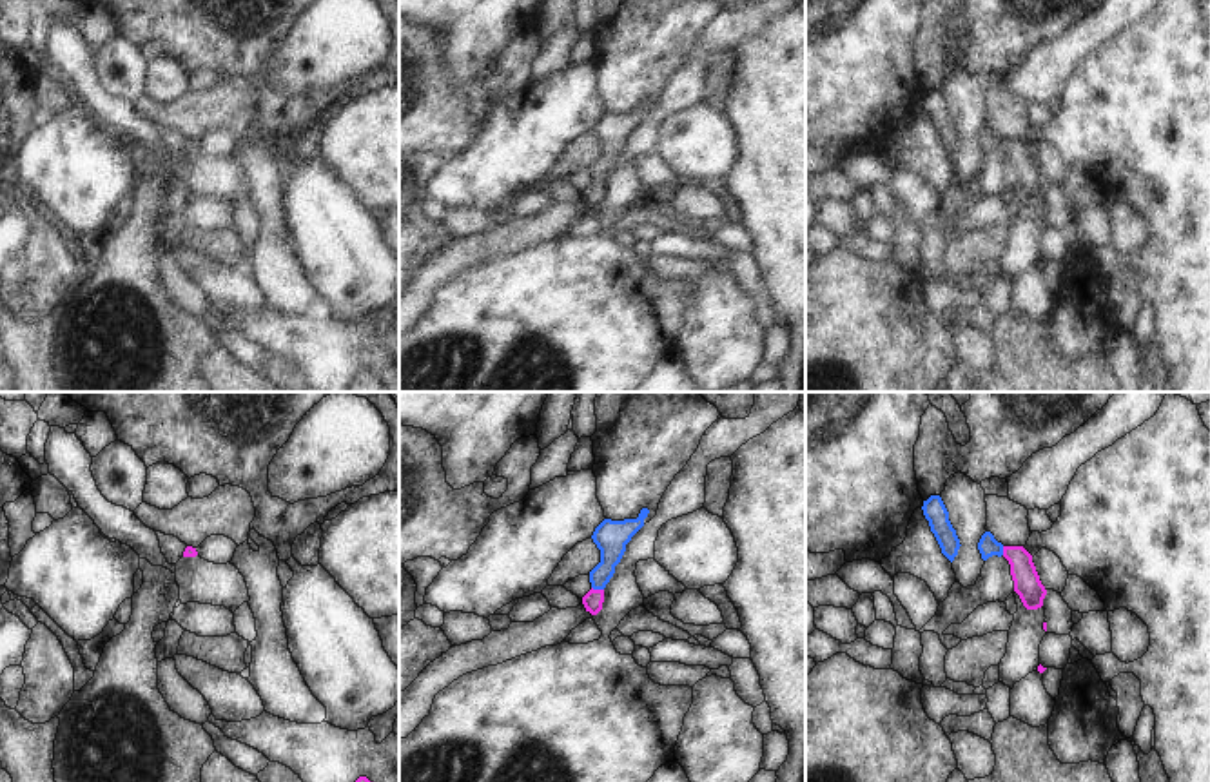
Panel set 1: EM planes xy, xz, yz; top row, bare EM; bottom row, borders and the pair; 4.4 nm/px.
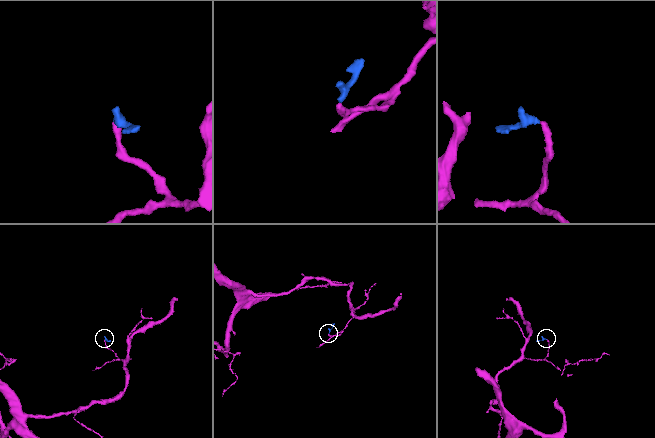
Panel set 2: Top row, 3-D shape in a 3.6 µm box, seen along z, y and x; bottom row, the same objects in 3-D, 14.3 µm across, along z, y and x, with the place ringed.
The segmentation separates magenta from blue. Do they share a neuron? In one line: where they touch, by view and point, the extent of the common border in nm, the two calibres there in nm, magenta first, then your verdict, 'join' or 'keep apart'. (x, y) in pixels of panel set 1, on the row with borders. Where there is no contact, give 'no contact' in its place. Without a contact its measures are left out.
contact xz (597, 590); length 60 nm; calibres 90 and 140 nm; join

